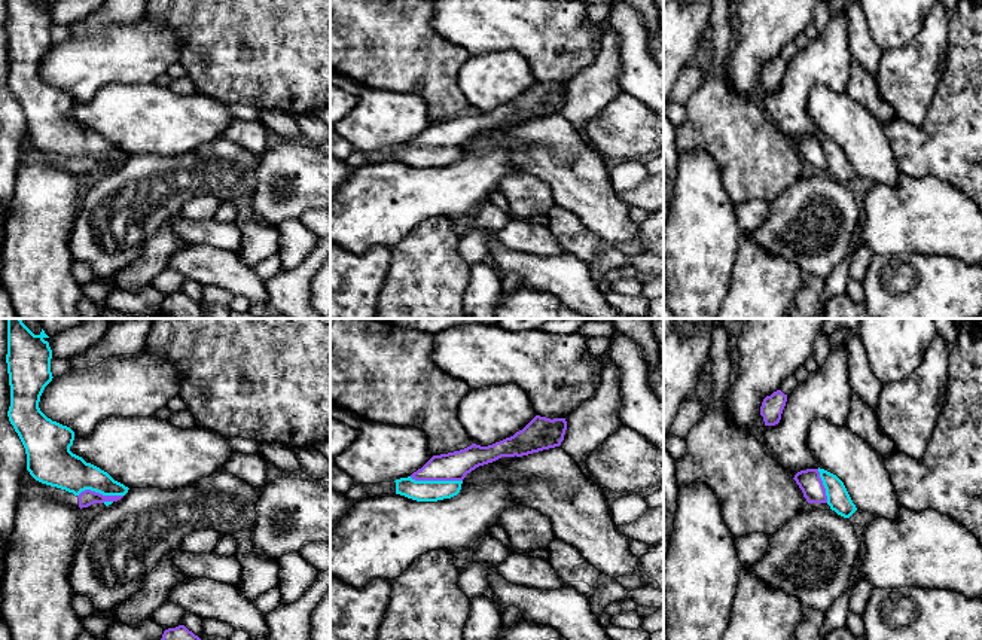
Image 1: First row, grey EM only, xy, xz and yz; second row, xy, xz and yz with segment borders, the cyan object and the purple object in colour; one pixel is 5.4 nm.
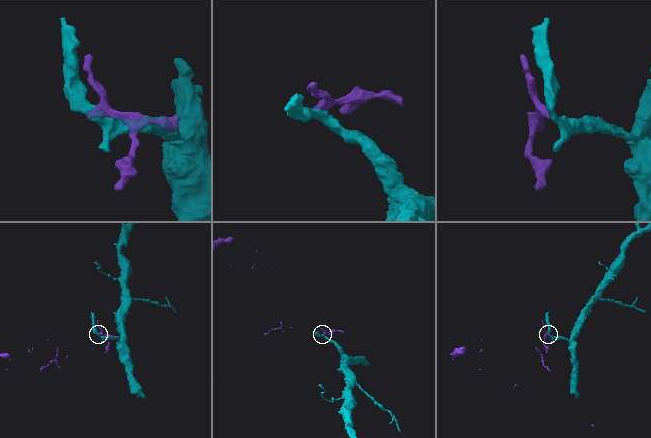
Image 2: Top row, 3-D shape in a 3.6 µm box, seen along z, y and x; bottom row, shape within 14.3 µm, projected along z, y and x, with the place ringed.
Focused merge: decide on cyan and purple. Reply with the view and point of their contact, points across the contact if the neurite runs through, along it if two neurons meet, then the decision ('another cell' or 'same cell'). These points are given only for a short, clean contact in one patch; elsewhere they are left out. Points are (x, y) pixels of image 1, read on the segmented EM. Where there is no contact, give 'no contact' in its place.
xz (436, 481) | along xz (409, 477), (415, 480), (461, 481) | another cell

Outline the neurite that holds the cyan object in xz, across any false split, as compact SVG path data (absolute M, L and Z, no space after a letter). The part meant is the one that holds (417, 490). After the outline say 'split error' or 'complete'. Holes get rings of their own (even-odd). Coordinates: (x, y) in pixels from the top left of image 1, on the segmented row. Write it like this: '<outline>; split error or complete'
M411 476L396 479L396 494L417 502L437 502L457 496L463 481L415 481Z; complete

